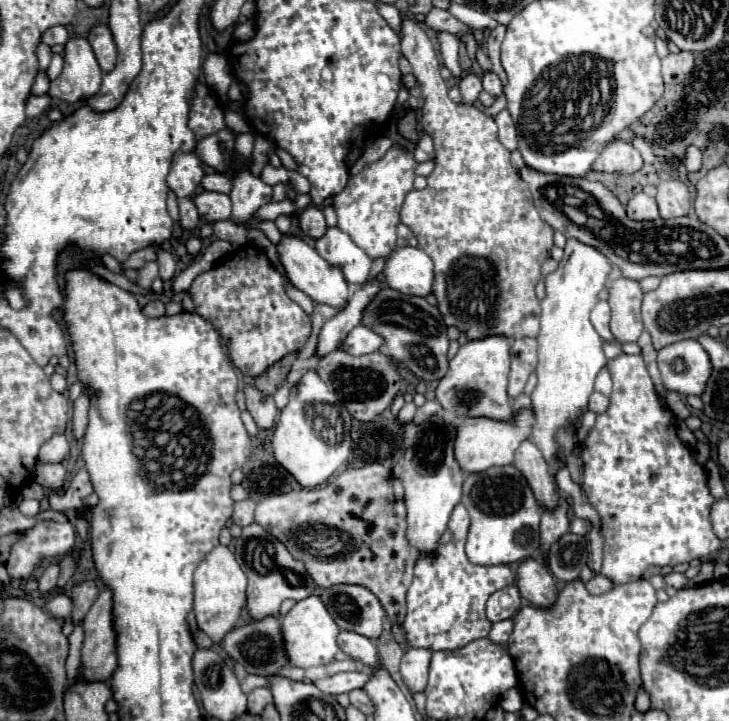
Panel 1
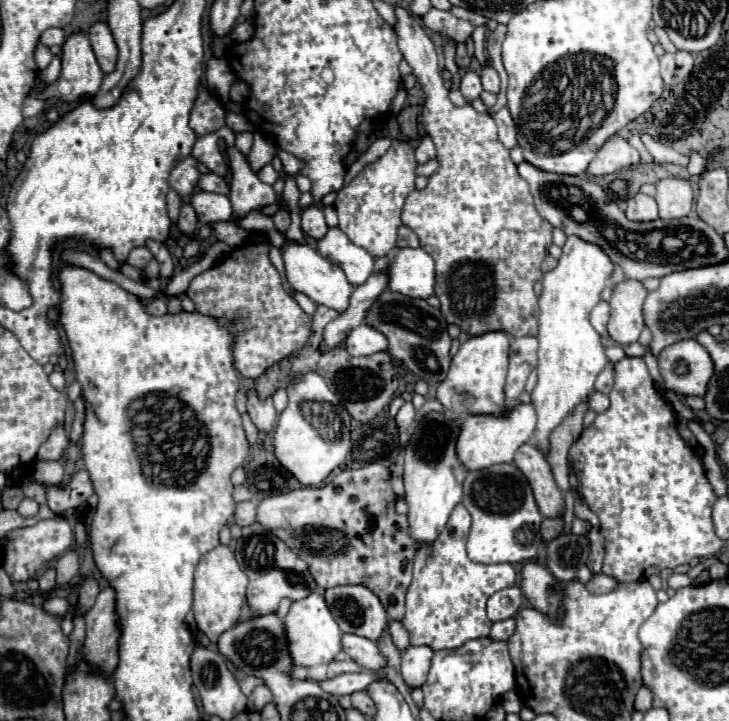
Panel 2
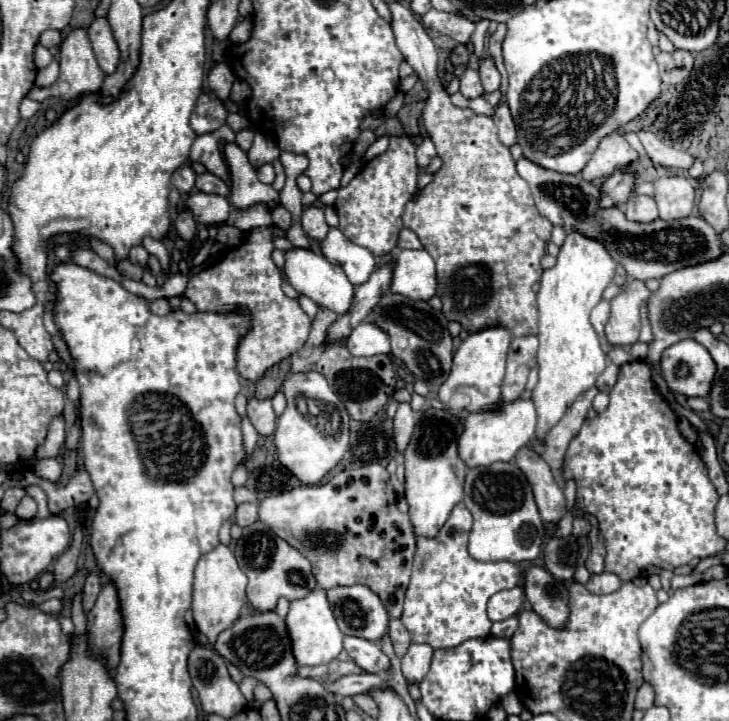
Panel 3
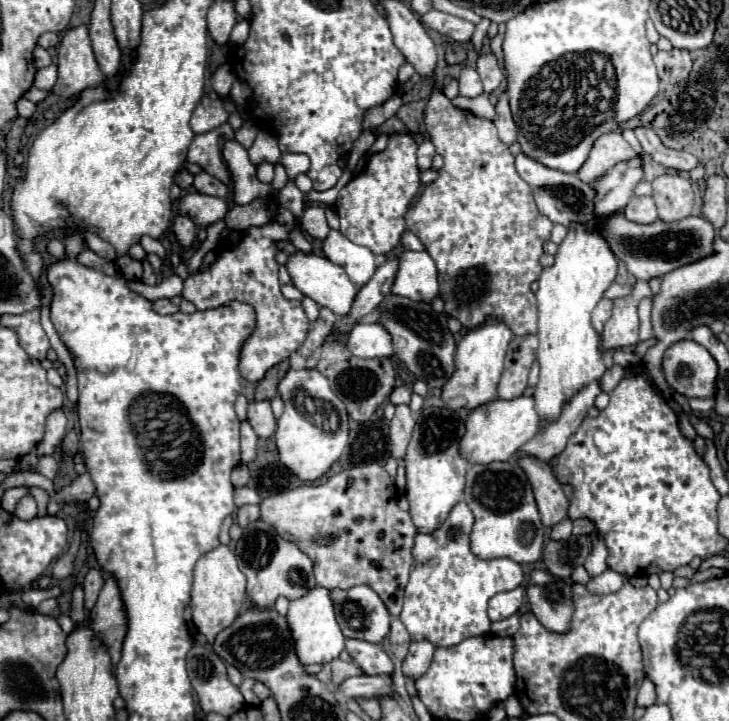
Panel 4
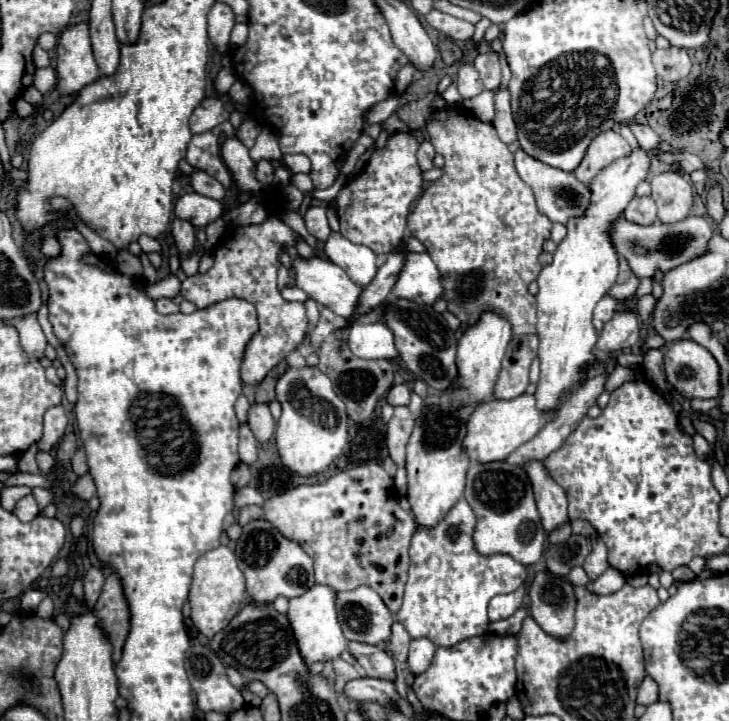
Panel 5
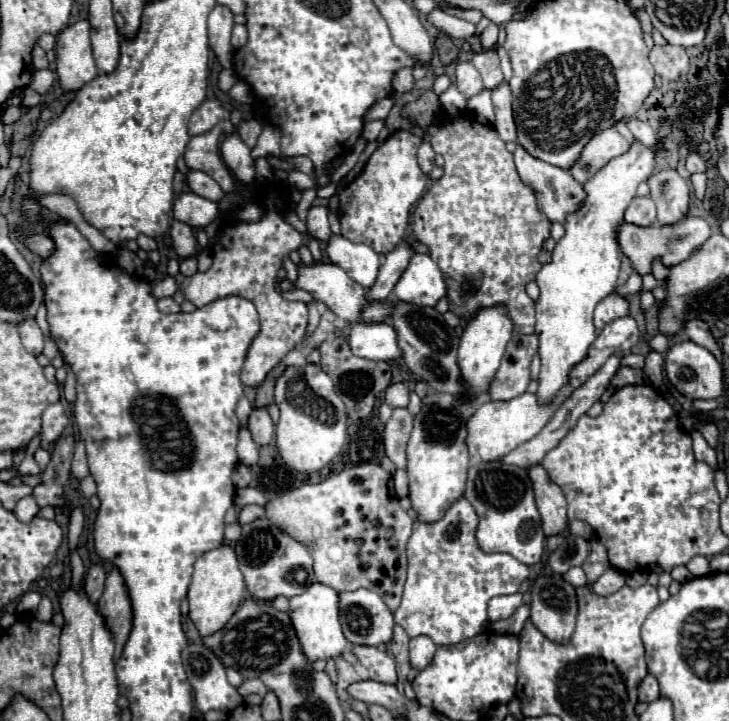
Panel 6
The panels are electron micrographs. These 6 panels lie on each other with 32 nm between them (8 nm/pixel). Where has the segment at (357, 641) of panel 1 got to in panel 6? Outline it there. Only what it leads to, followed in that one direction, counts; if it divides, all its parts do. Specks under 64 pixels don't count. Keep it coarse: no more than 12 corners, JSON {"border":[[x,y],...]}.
{"border":[[354,646],[370,680],[396,684],[396,662],[384,648]]}

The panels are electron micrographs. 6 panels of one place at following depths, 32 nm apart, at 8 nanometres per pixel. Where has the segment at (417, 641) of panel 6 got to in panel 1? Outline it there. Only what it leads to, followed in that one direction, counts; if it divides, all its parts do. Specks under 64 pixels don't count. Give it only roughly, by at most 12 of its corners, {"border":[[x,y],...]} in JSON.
{"border":[[408,648],[400,674],[410,692],[428,680],[428,648]]}

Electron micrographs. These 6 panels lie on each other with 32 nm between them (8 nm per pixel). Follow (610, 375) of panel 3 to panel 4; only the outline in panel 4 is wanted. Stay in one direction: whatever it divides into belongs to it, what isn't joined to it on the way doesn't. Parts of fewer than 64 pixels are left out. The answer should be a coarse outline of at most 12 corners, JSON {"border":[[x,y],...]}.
{"border":[[610,368],[600,378],[602,390],[612,392],[626,376],[626,368]]}

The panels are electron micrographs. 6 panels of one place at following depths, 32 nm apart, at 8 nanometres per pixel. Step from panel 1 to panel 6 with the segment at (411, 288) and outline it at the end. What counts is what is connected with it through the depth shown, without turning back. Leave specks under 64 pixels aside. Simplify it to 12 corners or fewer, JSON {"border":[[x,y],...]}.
{"border":[[414,254],[392,294],[420,308],[446,296],[430,256]]}

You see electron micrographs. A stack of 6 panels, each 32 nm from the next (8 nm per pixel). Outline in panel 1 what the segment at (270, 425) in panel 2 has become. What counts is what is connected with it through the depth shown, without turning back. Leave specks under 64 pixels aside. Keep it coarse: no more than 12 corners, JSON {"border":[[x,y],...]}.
{"border":[[246,386],[246,408],[258,428],[270,430],[278,410],[272,396]]}

